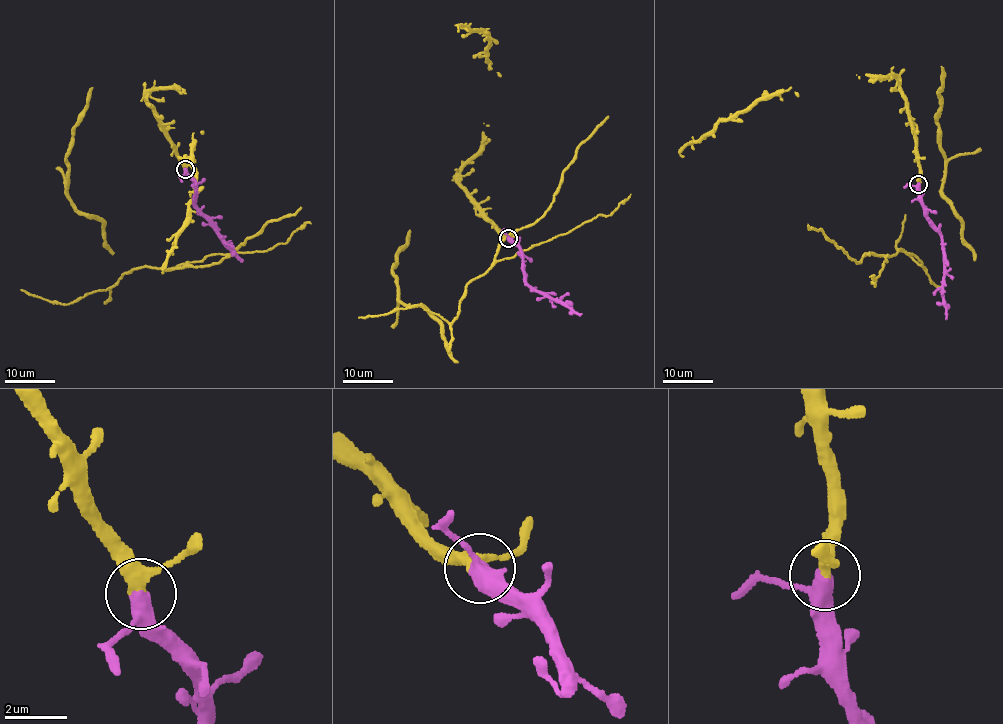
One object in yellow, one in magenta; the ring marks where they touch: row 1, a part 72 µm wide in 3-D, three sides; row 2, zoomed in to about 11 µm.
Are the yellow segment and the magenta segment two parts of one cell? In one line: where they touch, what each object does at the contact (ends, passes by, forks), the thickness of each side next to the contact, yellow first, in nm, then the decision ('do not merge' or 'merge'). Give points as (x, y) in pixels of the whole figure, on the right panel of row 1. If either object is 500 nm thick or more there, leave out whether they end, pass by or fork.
place (918, 184); yellow passes by; magenta passes by; calibres 320 and 400 nm; merge

